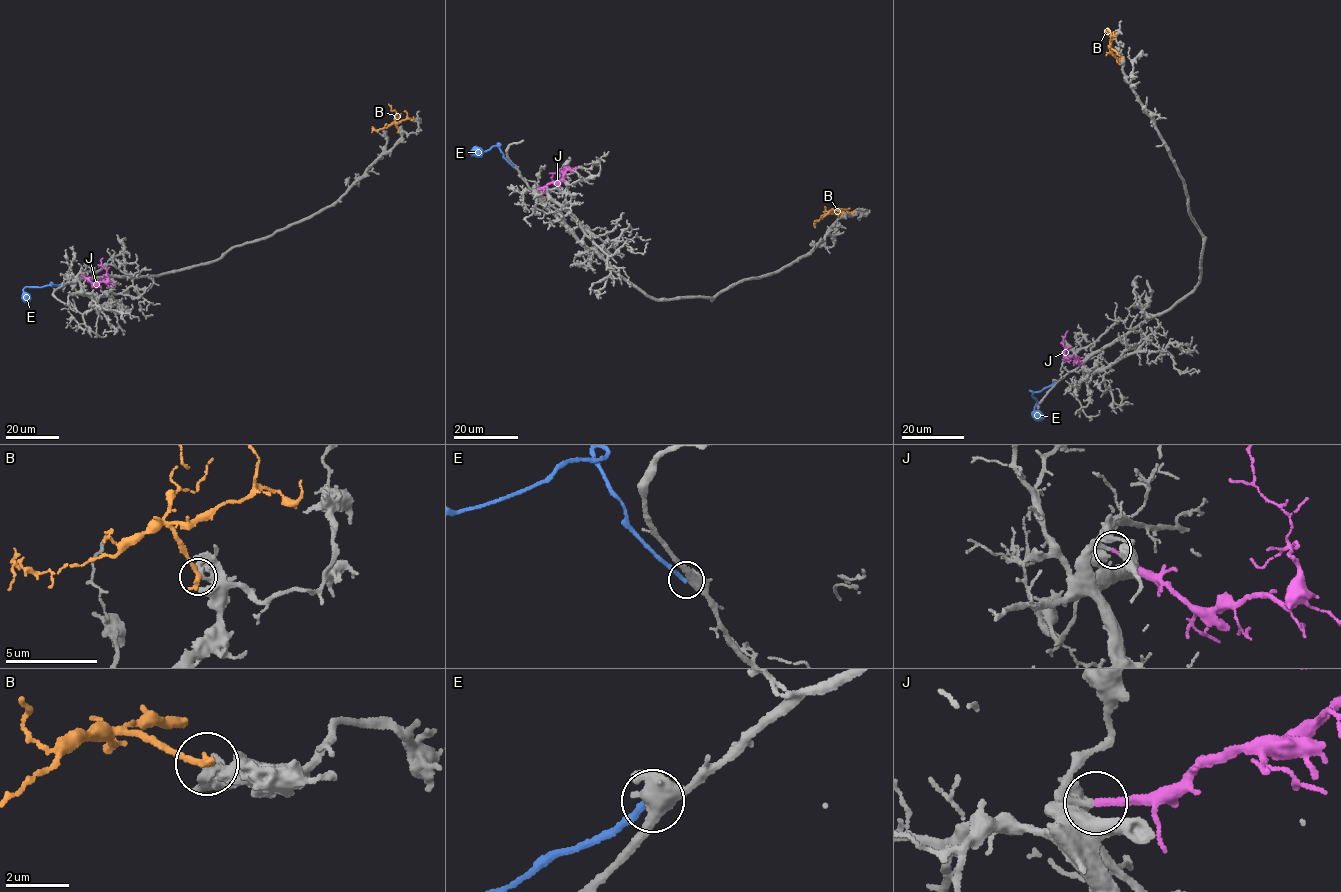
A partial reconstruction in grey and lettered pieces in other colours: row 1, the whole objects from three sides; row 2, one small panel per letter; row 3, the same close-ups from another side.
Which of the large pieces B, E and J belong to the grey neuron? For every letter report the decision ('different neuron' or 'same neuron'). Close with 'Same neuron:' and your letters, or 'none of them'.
B: different neuron
E: different neuron
J: same neuron
Same neuron: J

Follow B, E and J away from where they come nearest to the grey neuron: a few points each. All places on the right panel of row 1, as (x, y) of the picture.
B: (1117, 53), (1109, 48), (1117, 59), (1124, 56)
E: (1055, 382), (1032, 394), (1037, 401), (1035, 413), (1042, 418)
J: (1076, 356), (1076, 360), (1066, 358), (1064, 354), (1063, 341), (1068, 331)

